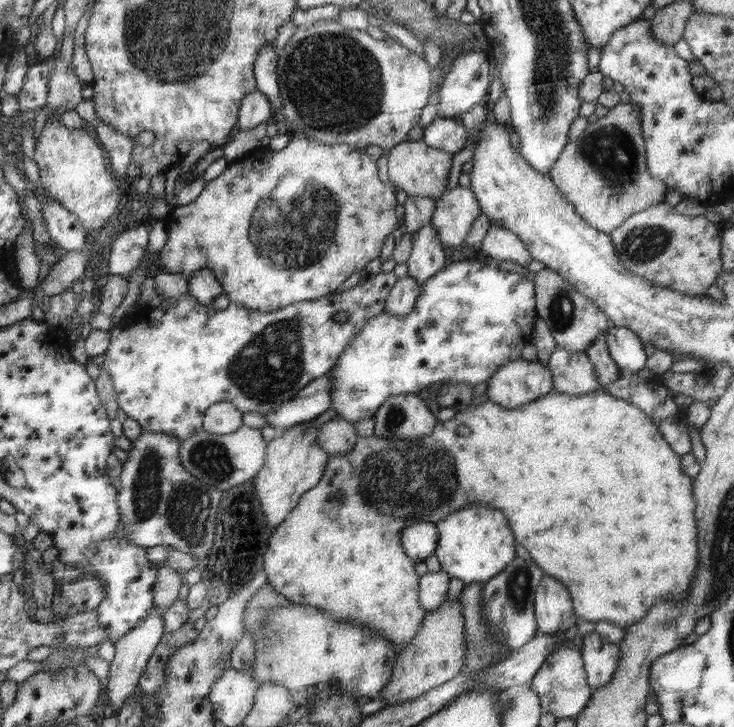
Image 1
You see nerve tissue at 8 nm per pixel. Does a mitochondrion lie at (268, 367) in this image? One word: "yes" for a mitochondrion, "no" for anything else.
yes

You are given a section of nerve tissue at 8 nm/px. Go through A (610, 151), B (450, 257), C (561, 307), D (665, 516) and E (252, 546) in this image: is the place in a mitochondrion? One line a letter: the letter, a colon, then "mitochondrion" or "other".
A: mitochondrion
B: other
C: mitochondrion
D: other
E: other

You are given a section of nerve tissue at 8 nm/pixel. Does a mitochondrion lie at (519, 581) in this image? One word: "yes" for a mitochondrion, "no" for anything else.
yes

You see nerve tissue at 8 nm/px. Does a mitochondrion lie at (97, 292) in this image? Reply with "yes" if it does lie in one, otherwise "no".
no

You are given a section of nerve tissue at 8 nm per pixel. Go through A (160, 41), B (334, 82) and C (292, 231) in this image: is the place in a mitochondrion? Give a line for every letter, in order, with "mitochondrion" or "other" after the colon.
A: mitochondrion
B: mitochondrion
C: mitochondrion

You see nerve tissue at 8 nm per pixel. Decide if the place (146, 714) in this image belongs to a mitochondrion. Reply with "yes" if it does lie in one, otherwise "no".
no

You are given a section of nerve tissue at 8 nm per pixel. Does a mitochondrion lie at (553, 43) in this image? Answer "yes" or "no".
yes

